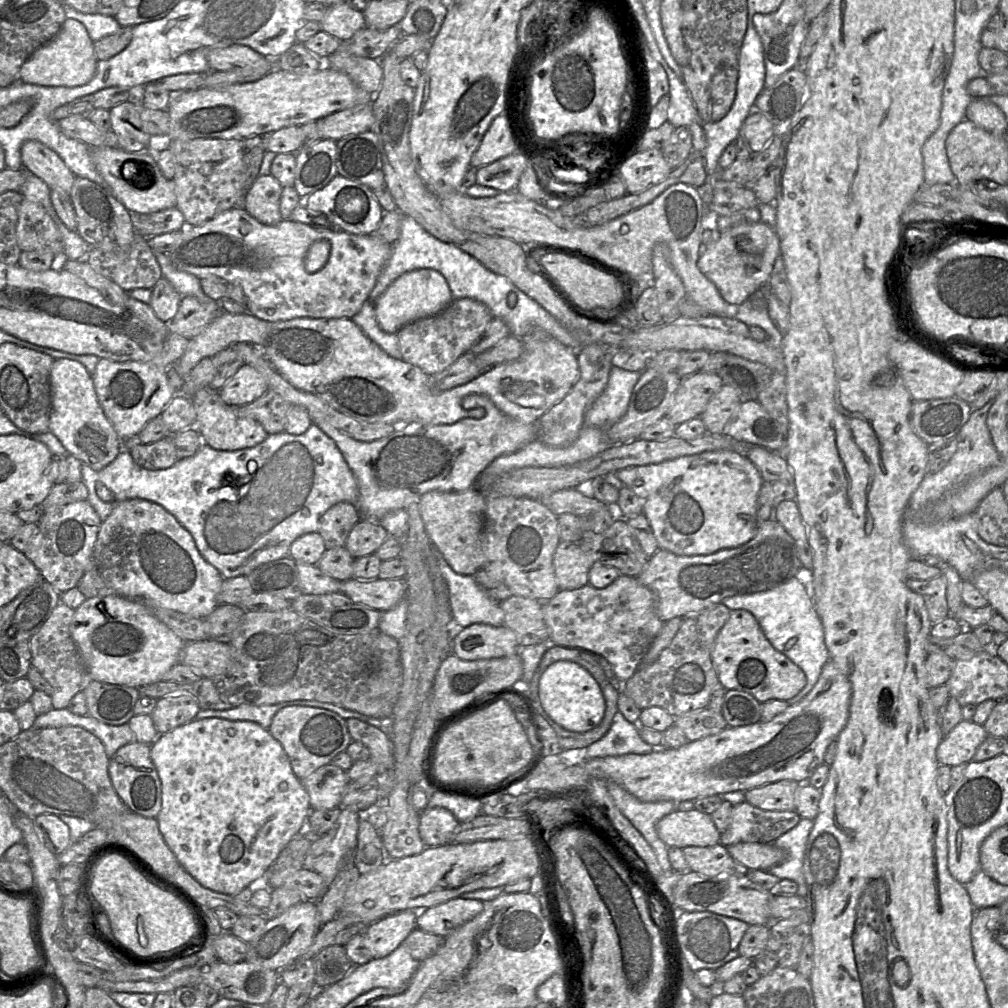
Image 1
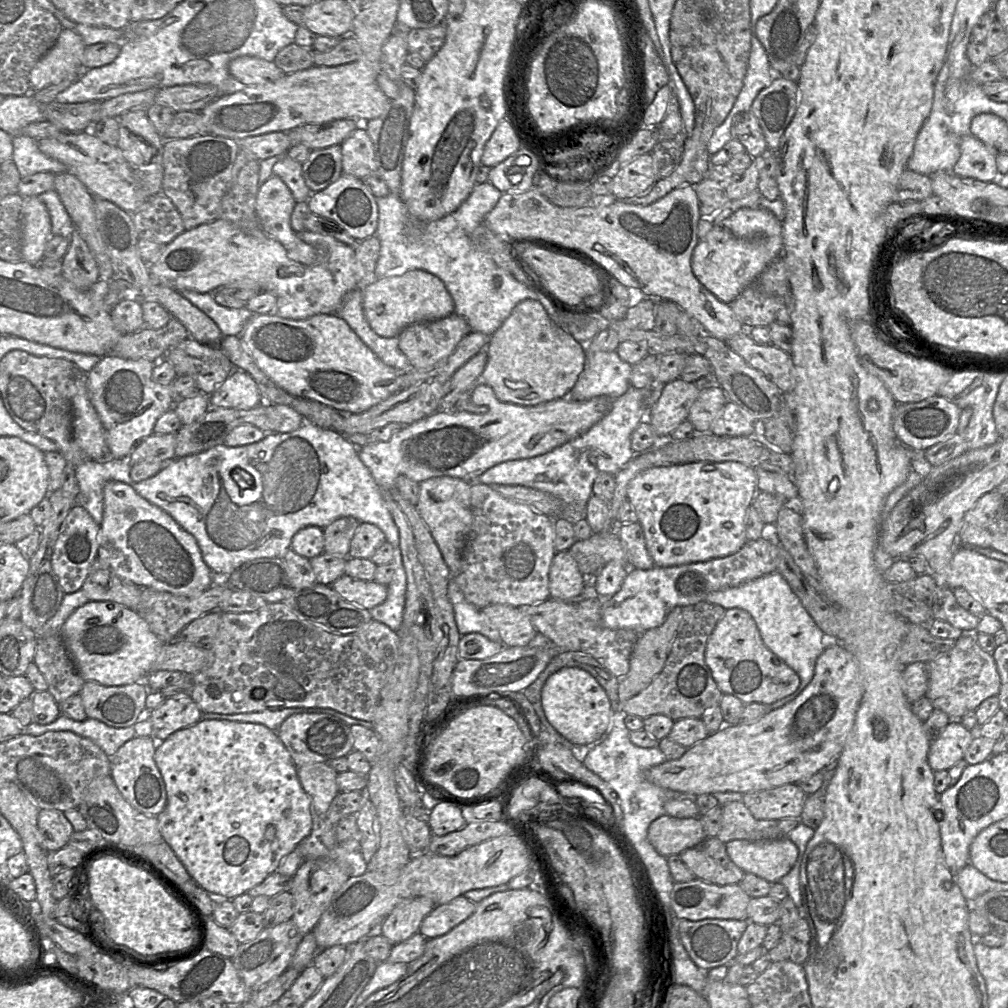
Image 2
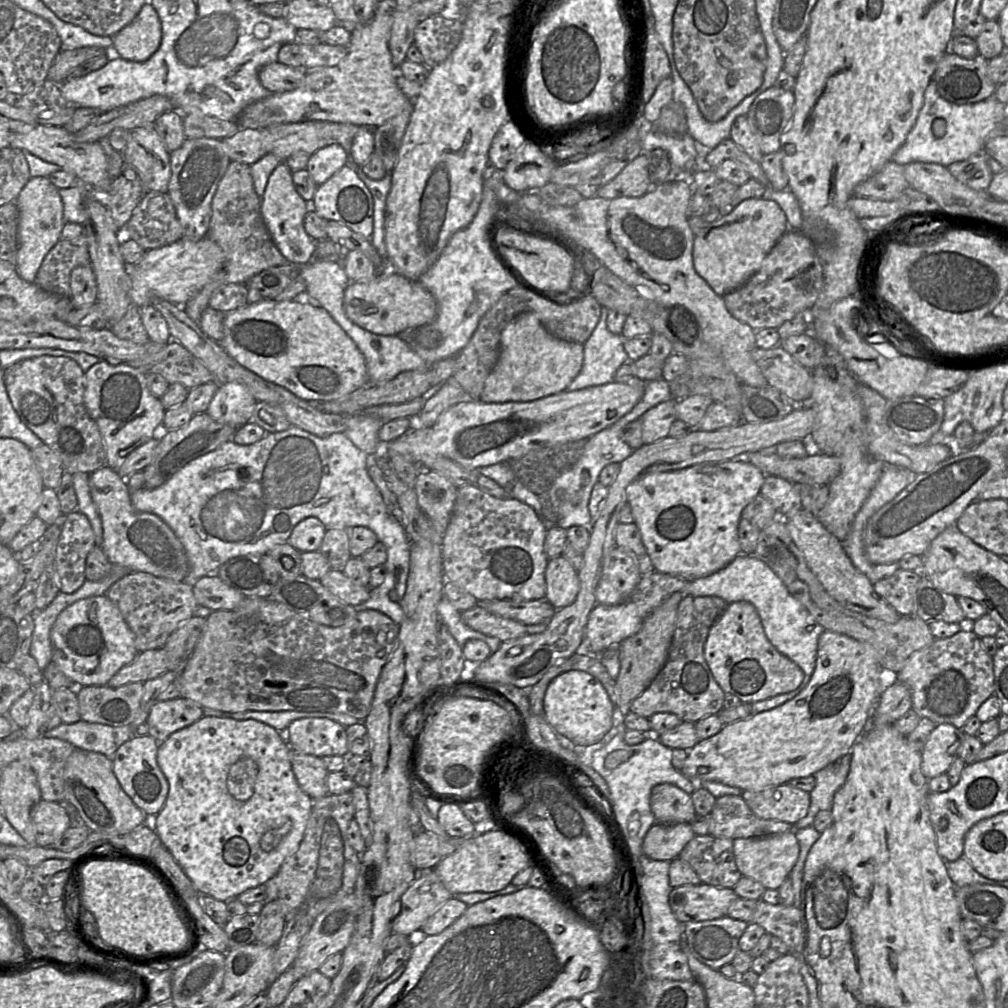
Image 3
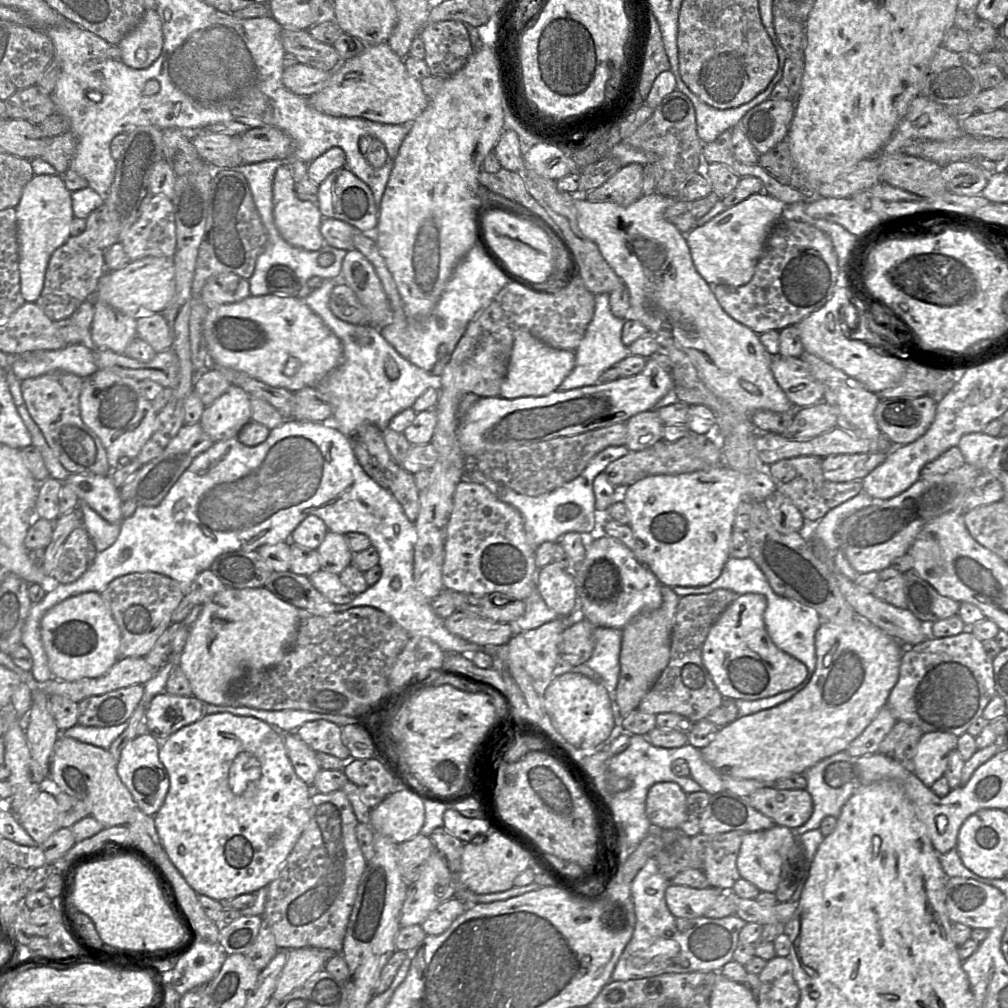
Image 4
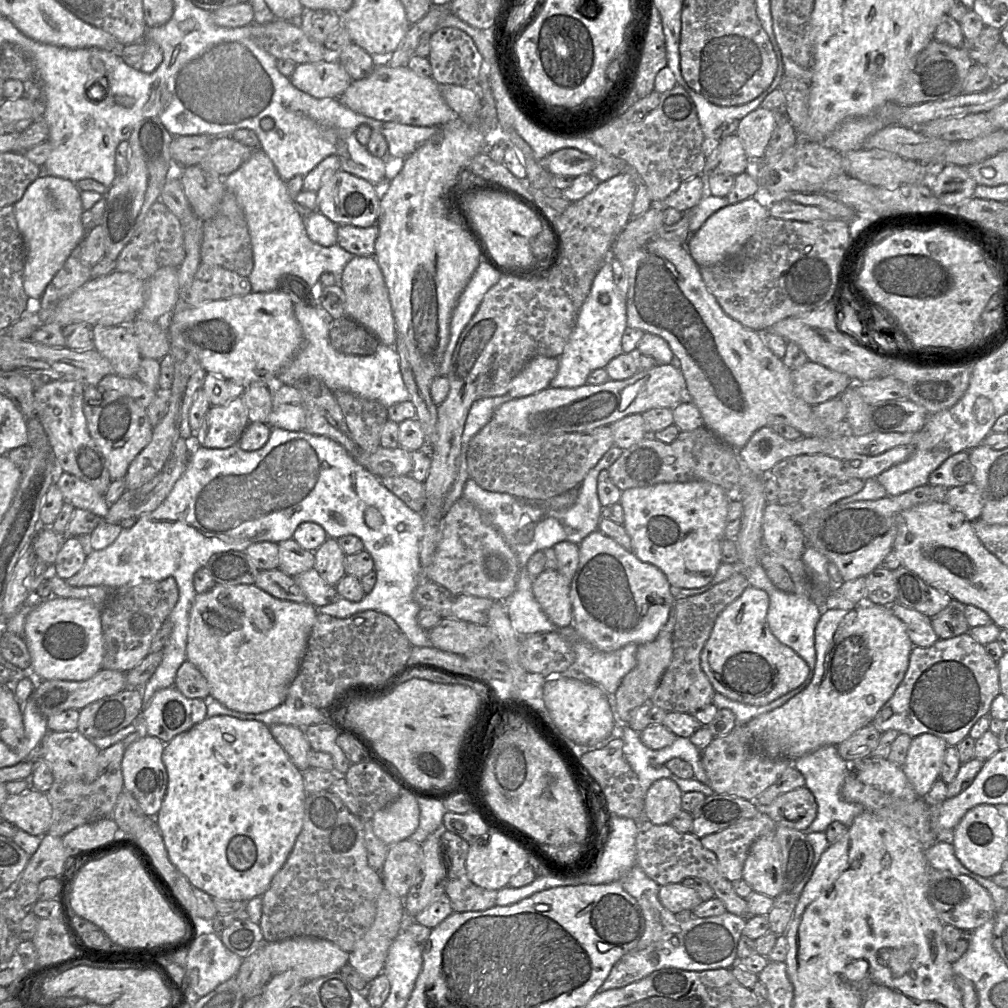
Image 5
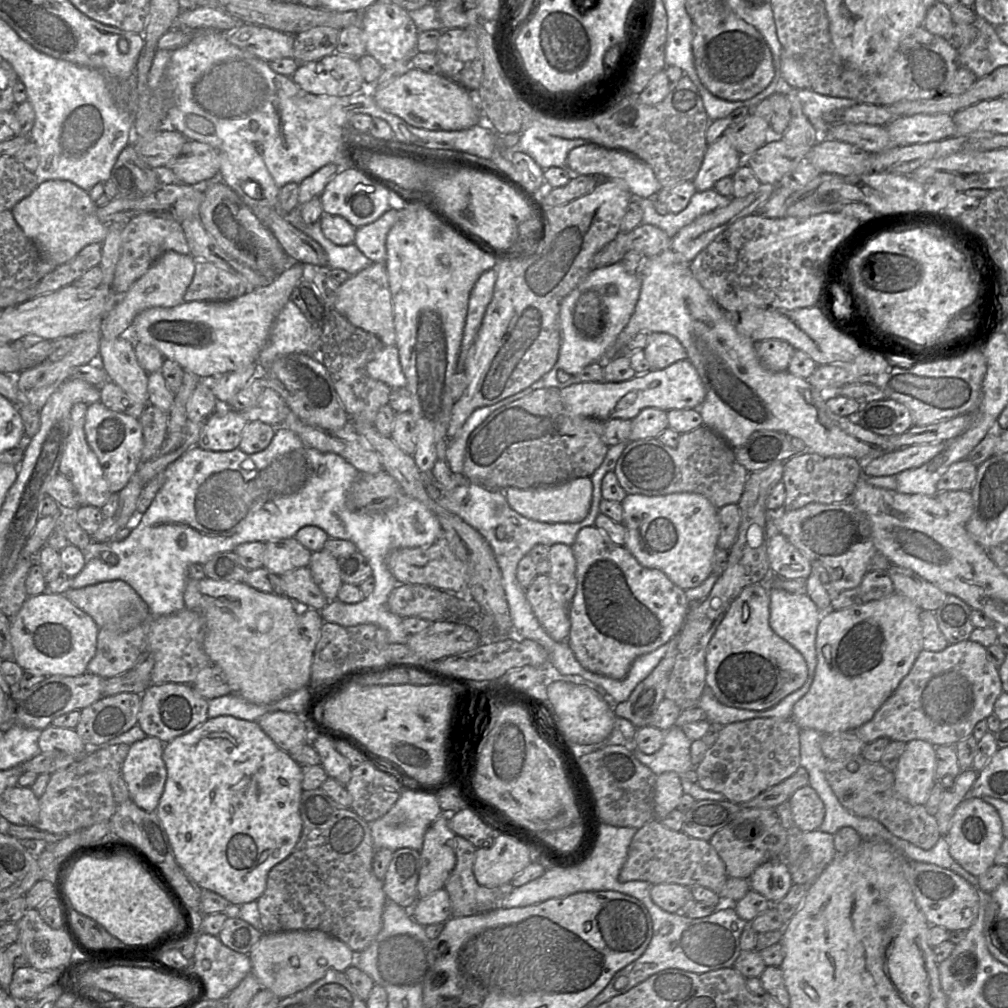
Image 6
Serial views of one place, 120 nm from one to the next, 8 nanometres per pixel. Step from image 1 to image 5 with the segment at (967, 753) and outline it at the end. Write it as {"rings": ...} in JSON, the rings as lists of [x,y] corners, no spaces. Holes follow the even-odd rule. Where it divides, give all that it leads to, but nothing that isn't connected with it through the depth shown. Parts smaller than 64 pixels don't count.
{"rings":[[[932,734],[912,739],[902,770],[920,798],[925,798],[940,779],[947,748],[945,740]]]}

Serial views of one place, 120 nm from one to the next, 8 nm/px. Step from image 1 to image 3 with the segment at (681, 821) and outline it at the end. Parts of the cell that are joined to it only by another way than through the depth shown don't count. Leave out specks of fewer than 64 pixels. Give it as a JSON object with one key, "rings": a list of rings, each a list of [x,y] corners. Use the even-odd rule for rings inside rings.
{"rings":[[[655,823],[644,837],[642,850],[652,860],[671,862],[679,857],[680,852],[694,836],[689,823]]]}

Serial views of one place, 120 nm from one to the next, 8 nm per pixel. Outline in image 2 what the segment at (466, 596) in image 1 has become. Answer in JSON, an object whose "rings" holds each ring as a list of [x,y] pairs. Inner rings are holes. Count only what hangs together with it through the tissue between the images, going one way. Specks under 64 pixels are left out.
{"rings":[[[451,575],[448,582],[448,598],[453,606],[455,622],[460,635],[476,632],[502,644],[499,631],[491,624],[481,609],[469,603]]]}

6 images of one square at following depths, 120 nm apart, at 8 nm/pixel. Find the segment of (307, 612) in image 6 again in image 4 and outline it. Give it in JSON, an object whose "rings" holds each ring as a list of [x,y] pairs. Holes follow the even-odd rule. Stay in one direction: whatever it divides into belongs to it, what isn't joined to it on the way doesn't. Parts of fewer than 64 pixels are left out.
{"rings":[[[226,587],[202,605],[201,613],[190,626],[188,639],[179,658],[178,666],[189,681],[192,695],[207,704],[232,706],[230,691],[237,681],[250,670],[278,664],[295,643],[298,625],[299,609],[277,598],[267,588]]]}

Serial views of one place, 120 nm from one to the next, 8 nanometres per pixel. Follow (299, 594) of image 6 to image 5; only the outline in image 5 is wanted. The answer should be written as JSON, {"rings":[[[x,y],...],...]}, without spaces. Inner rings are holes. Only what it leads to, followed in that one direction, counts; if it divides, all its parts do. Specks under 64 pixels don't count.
{"rings":[[[314,567],[293,578],[306,595],[308,602],[315,607],[328,605],[339,598],[335,586],[328,584]]]}

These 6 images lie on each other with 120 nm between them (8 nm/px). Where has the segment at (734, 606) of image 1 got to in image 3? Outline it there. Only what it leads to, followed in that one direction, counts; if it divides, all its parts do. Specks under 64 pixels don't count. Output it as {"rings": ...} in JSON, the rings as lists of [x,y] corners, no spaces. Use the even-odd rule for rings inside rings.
{"rings":[[[739,554],[727,566],[706,577],[688,582],[684,595],[717,596],[730,604],[747,601],[757,610],[771,644],[784,656],[796,663],[804,673],[802,683],[795,690],[751,704],[752,714],[771,710],[794,698],[808,684],[816,666],[818,639],[822,626],[788,591],[782,580],[764,562],[754,555]]]}

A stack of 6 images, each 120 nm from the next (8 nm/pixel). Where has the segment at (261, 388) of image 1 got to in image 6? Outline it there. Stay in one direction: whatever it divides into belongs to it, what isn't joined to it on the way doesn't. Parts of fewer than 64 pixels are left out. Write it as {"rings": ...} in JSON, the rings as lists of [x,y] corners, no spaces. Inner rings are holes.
{"rings":[[[220,406],[202,423],[197,446],[213,452],[227,452],[239,446],[248,421],[242,414]]]}

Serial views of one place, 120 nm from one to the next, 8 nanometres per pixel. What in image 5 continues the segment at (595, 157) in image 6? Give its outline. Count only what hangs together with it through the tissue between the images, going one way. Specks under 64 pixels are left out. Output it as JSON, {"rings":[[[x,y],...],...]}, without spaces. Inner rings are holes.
{"rings":[[[575,148],[557,150],[539,161],[543,161],[543,166],[552,175],[571,177],[591,173],[595,166],[595,161],[589,155]]]}

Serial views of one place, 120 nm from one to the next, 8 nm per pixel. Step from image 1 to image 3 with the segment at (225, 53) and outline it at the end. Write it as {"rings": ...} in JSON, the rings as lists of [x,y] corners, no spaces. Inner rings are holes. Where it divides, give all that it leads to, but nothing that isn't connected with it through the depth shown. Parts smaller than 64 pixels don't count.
{"rings":[[[274,62],[261,68],[259,81],[271,93],[291,91],[298,88],[304,81],[305,69],[295,68]]]}

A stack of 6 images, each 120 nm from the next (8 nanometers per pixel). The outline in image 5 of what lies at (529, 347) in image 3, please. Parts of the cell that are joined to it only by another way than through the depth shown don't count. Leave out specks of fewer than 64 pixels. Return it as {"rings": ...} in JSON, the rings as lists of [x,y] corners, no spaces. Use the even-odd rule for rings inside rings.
{"rings":[[[536,356],[529,360],[512,380],[508,395],[522,398],[549,387],[558,370],[558,358]]]}

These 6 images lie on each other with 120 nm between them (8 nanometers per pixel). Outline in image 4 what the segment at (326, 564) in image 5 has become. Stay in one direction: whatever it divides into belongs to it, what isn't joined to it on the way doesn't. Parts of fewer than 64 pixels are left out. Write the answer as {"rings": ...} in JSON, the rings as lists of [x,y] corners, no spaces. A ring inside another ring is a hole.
{"rings":[[[328,530],[317,552],[321,570],[339,575],[345,567],[352,564],[353,552],[350,550],[344,534]]]}

